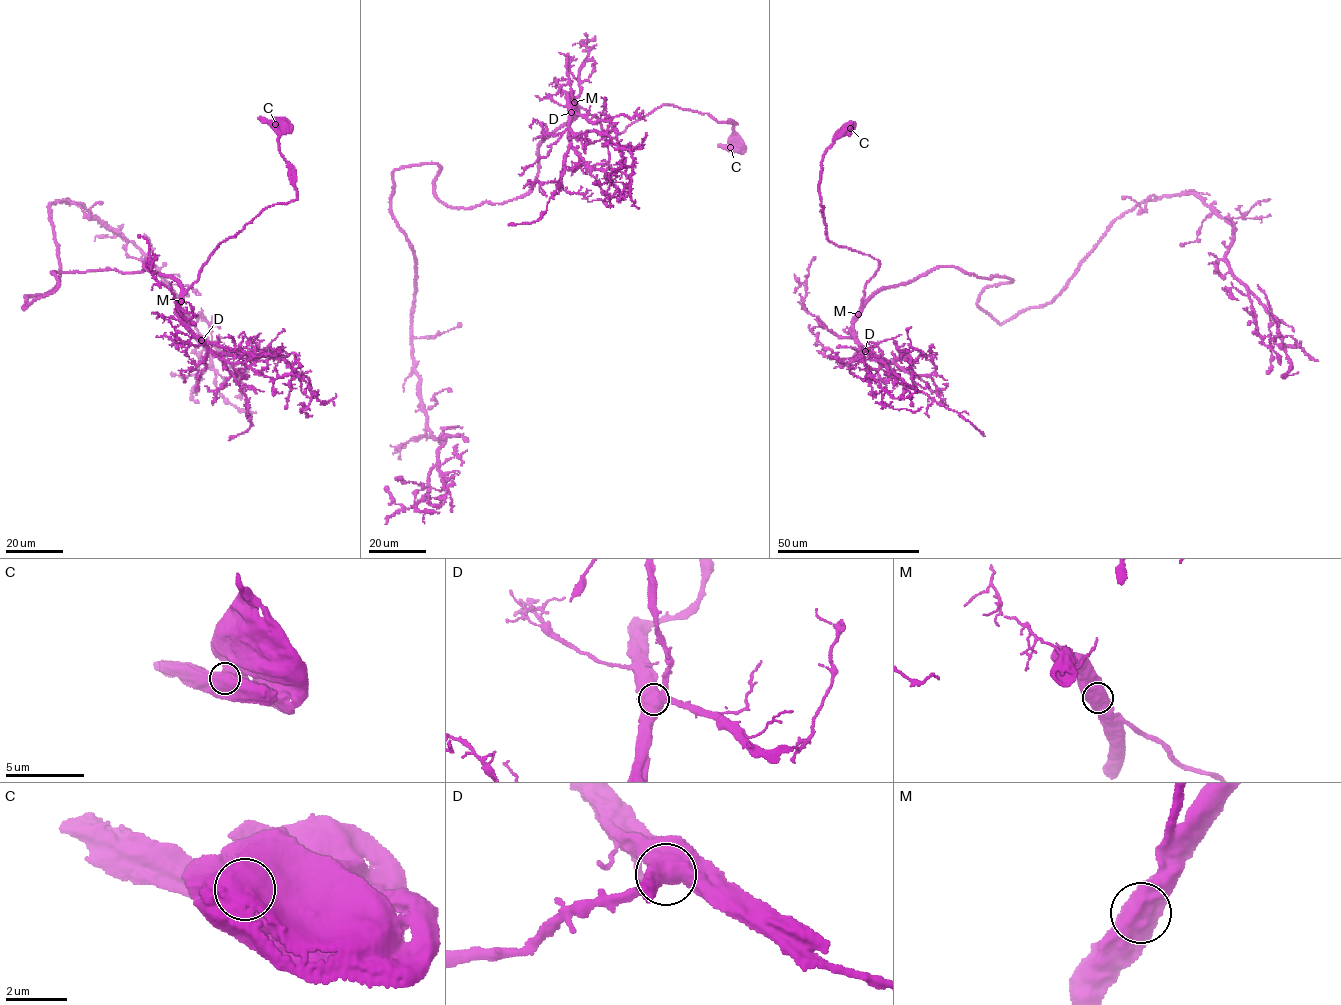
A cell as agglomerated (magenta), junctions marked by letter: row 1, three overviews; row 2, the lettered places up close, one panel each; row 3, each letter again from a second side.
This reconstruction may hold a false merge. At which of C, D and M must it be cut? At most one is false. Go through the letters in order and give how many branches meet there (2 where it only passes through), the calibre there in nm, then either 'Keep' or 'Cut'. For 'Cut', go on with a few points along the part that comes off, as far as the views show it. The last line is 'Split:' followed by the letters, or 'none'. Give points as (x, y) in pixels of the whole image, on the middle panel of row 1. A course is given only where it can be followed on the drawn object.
C: Branches: 2. Thickness 850 nm. Cut. Course of the part to remove: (730, 147), (718, 145)
D: Branches: 2. Thickness 750 nm. Keep
M: Branches: 2. Thickness 800 nm. Keep
Split: C

